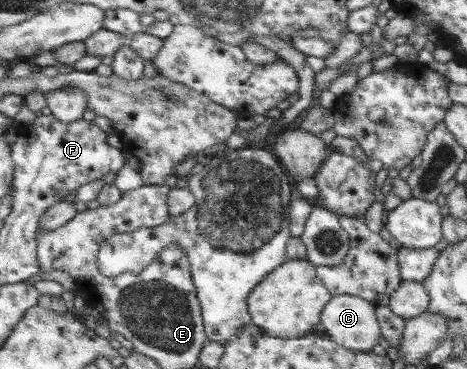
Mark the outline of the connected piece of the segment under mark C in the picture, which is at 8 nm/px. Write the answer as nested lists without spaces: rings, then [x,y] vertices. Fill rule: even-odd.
[[[352,295],[334,296],[325,306],[321,318],[324,333],[338,345],[352,348],[356,351],[371,351],[370,348],[376,347],[383,336],[381,323],[377,317],[377,308],[372,303]]]

